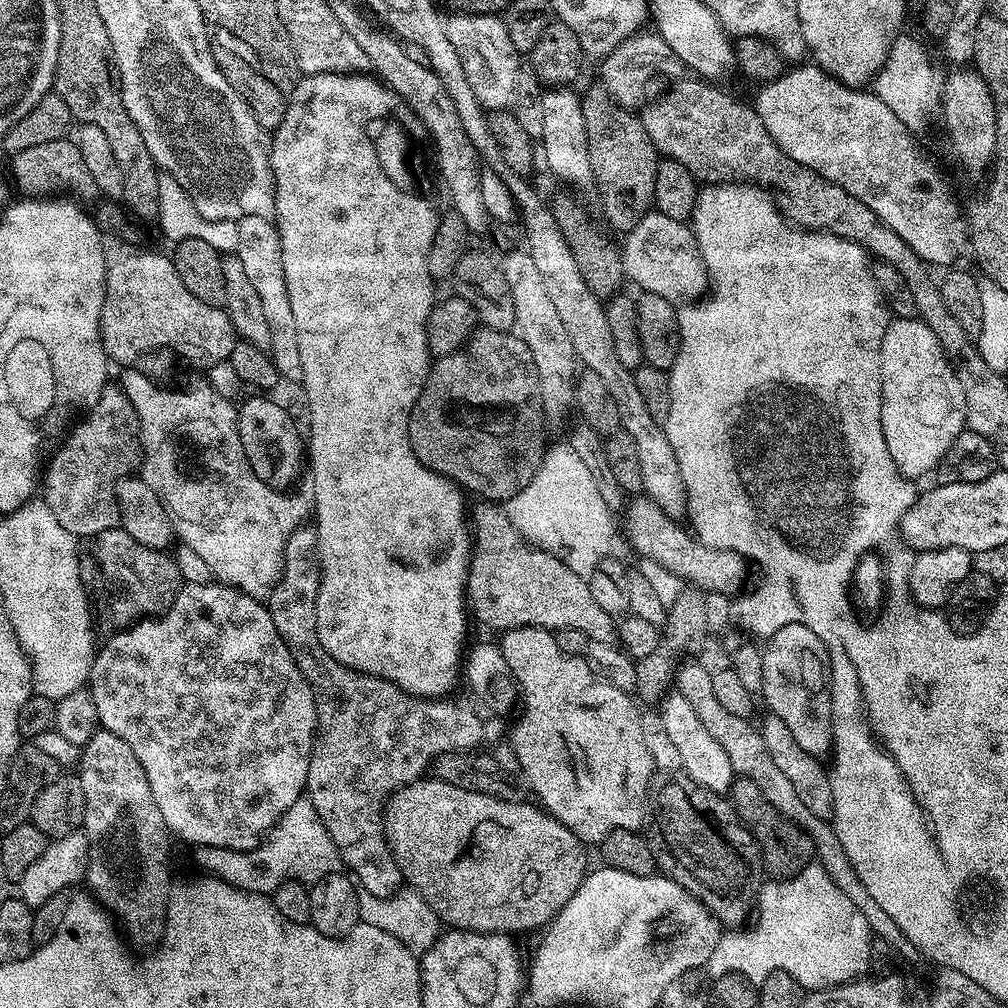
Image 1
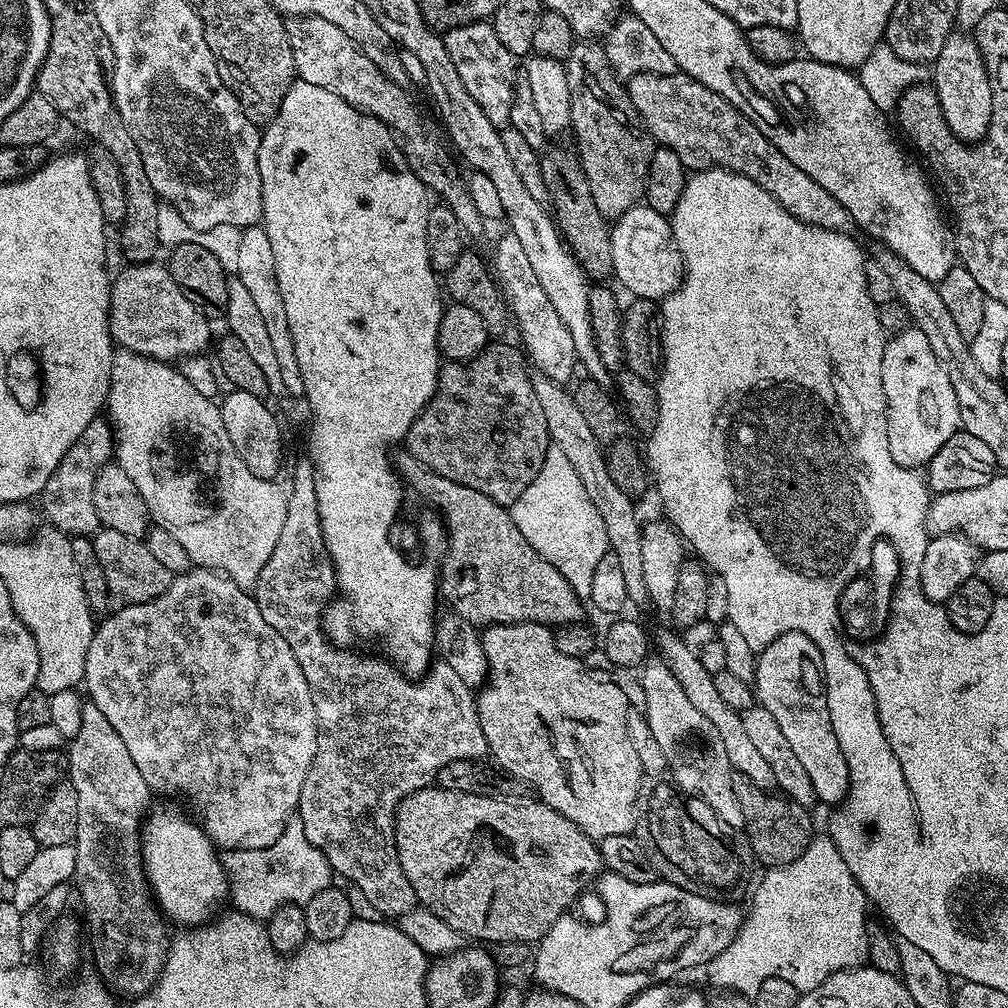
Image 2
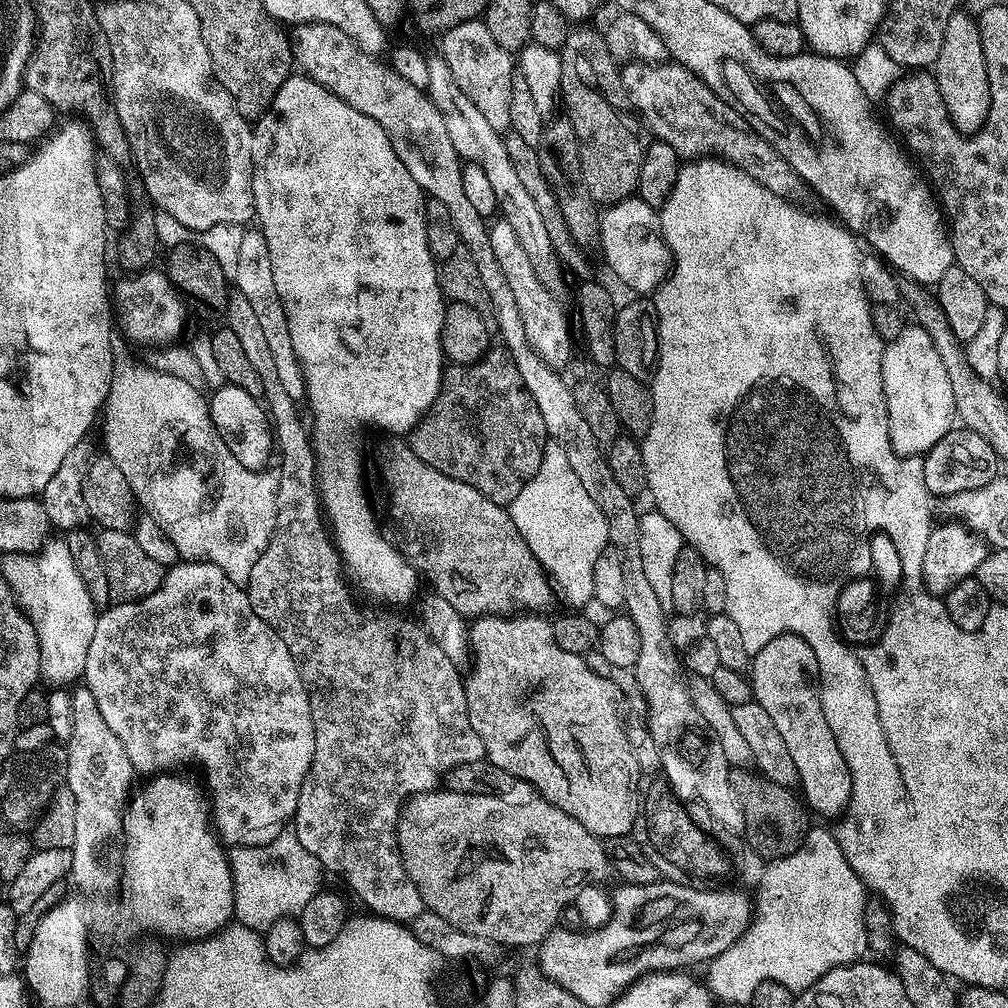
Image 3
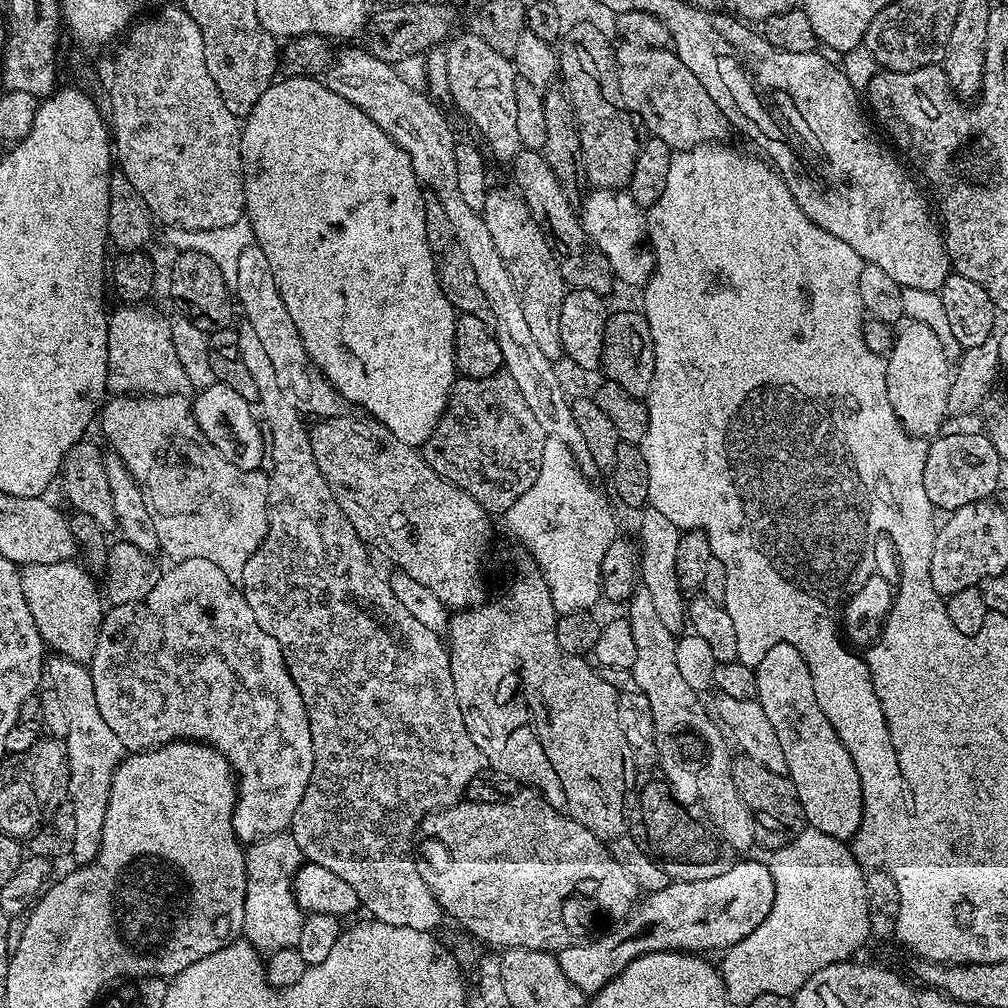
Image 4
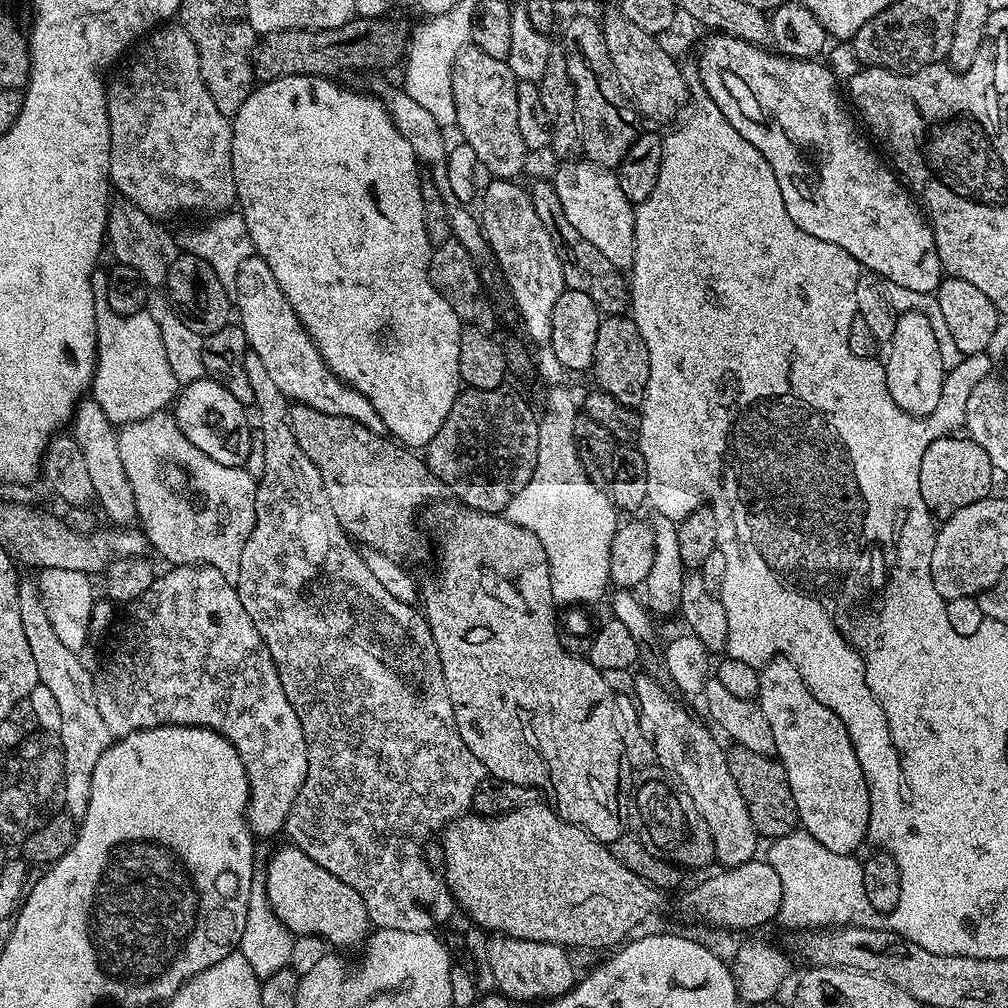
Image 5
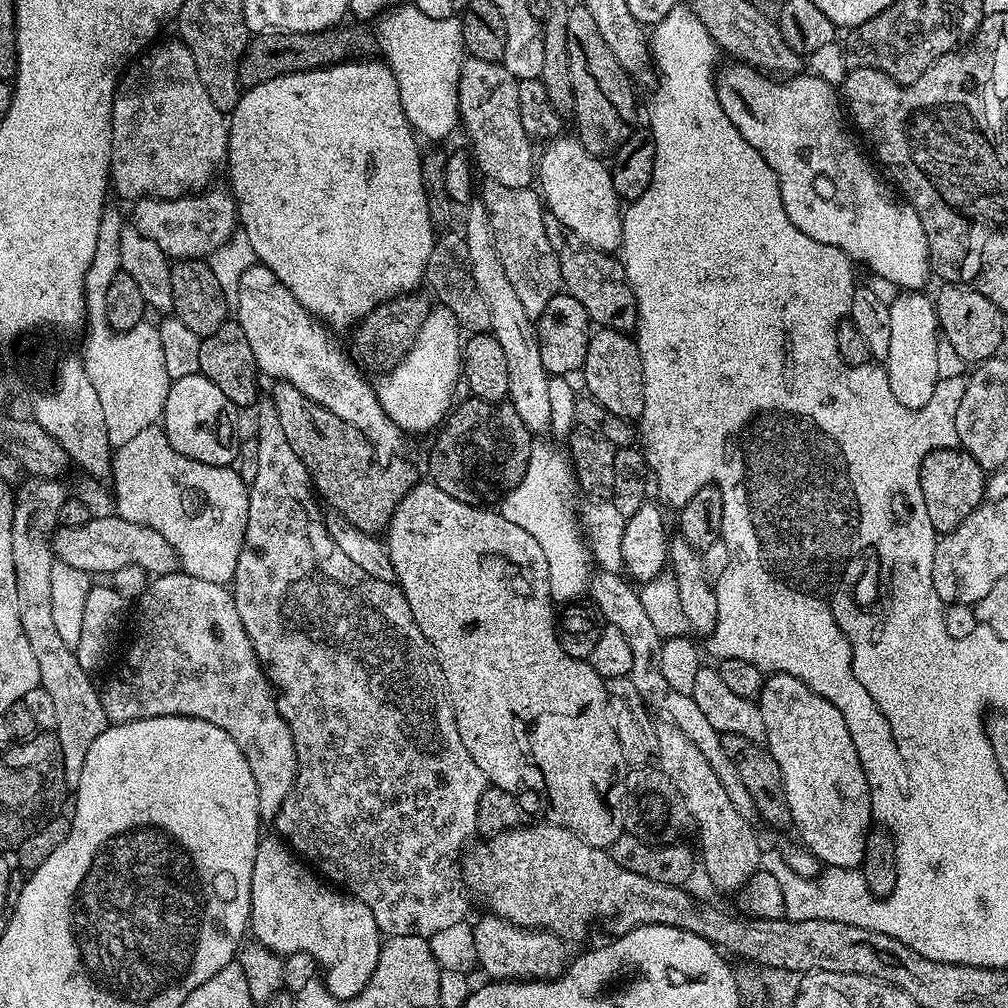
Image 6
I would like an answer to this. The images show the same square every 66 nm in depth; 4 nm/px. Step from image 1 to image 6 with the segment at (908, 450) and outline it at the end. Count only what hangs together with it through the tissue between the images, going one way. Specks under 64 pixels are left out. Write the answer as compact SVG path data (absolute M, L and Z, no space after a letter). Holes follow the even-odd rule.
M908 290L897 295L894 302L888 304L890 314L890 350L886 361L886 371L890 390L894 390L894 398L902 402L907 408L926 408L934 399L936 386L941 383L942 377L938 374L938 325L936 322L936 305L931 295L923 296L920 290Z

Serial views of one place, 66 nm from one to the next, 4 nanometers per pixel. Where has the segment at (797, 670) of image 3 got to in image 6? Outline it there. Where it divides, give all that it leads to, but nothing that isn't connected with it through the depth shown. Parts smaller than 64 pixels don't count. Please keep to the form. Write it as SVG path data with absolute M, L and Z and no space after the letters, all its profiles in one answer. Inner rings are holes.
M777 672L765 679L758 703L762 710L762 722L766 722L766 747L774 762L778 762L792 824L800 831L799 843L807 848L821 865L859 869L864 860L866 838L874 821L870 786L866 782L862 762L858 762L854 738L850 738L850 730L846 730L846 718L838 714L830 701L814 694L801 680L785 672Z

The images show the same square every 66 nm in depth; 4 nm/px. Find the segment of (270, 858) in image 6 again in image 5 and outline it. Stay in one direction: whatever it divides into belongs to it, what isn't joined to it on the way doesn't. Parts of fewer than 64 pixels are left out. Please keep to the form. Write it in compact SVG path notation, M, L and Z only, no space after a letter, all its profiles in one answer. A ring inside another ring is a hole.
M287 847L277 850L272 866L262 877L273 914L296 936L319 936L331 947L333 944L336 948L359 949L369 935L370 921L358 890L350 890L342 878L334 878L330 870L322 870L302 850Z

